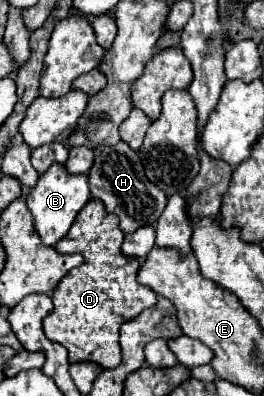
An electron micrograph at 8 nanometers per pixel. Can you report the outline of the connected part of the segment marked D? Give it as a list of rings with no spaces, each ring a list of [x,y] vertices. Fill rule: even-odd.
[[[90,199],[78,213],[68,235],[60,243],[56,243],[56,251],[80,253],[84,257],[84,263],[64,275],[60,285],[54,289],[54,311],[44,319],[44,333],[50,341],[56,341],[68,349],[70,363],[92,361],[102,365],[104,369],[120,365],[120,317],[132,319],[144,309],[154,307],[158,301],[158,295],[154,291],[142,287],[136,281],[140,269],[138,261],[142,261],[150,253],[150,249],[154,247],[154,239],[154,227],[140,227],[138,231],[124,237],[118,227],[116,215],[108,213],[100,199]],[[130,257],[136,257],[138,261]]]

